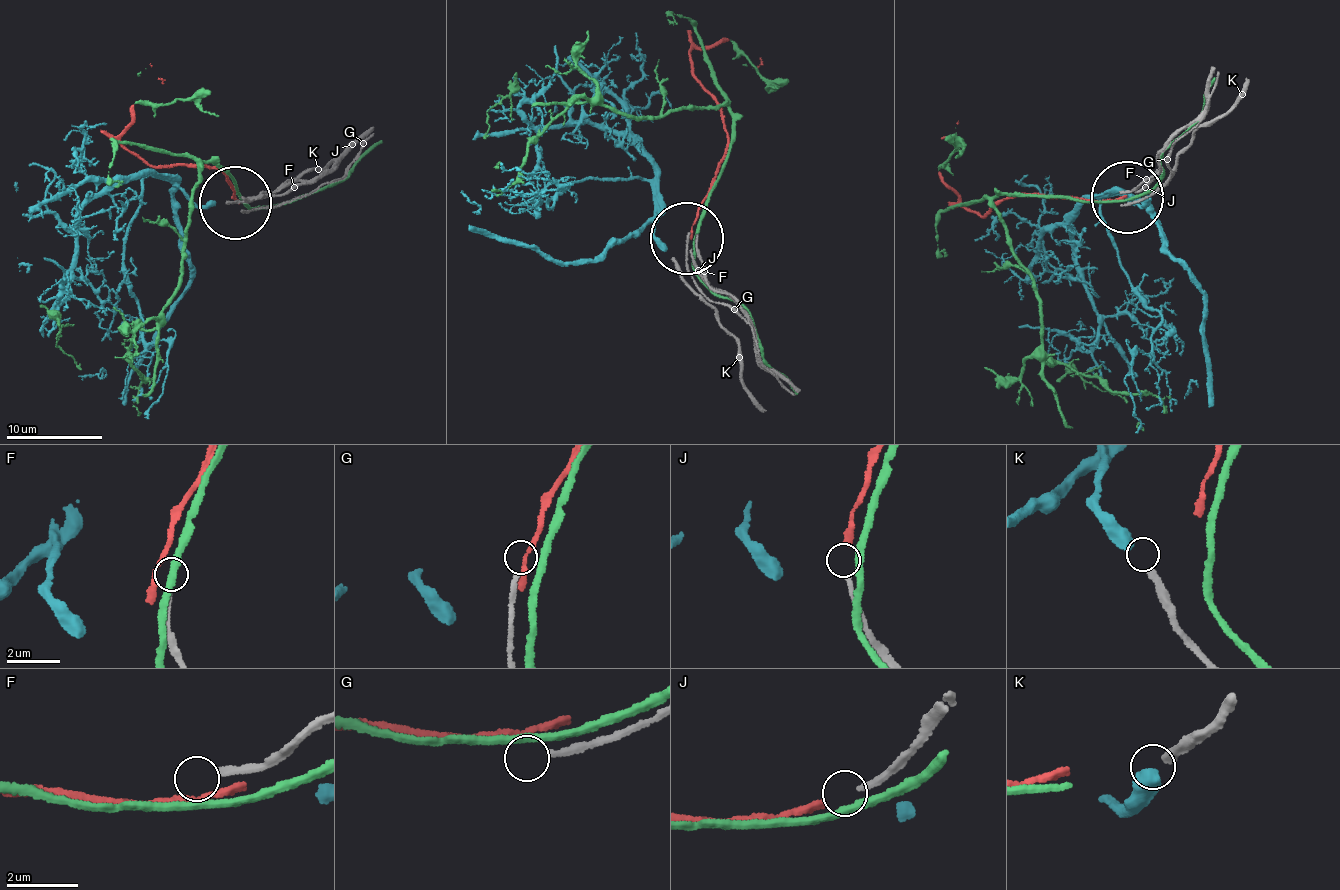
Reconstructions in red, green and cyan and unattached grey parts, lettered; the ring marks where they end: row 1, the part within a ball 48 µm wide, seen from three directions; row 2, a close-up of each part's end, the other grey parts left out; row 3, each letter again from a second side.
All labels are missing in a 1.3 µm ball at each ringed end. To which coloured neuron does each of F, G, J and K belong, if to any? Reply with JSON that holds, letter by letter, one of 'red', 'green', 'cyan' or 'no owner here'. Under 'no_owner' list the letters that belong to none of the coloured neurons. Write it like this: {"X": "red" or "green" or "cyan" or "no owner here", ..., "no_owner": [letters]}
{"F": "no owner here", "G": "no owner here", "J": "red", "K": "cyan", "no_owner": ["F", "G"]}

